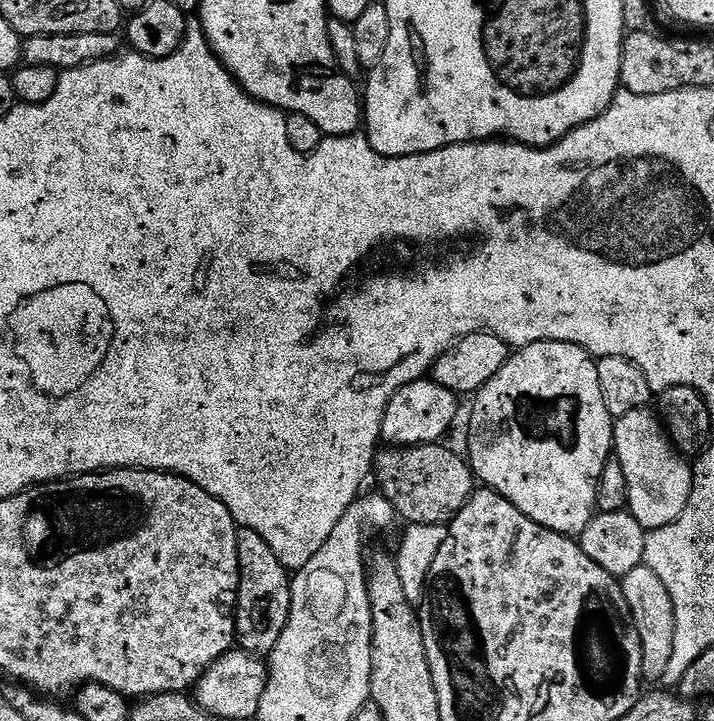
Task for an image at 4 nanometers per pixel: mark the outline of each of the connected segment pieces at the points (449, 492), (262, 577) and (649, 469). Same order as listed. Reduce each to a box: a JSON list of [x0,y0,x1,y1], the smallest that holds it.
[[374,442,474,525],[236,527,290,658],[612,407,692,530]]

